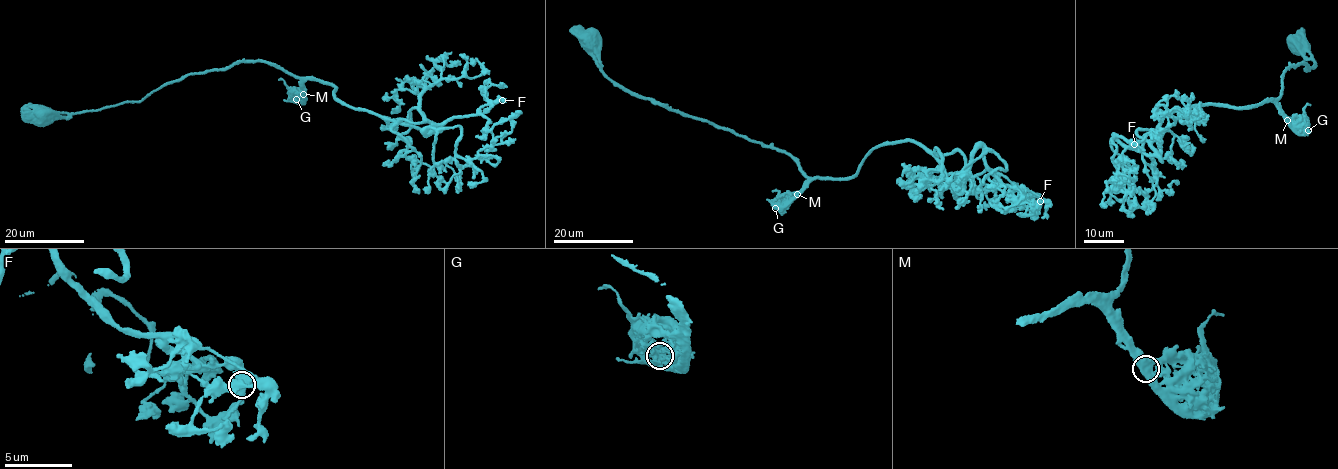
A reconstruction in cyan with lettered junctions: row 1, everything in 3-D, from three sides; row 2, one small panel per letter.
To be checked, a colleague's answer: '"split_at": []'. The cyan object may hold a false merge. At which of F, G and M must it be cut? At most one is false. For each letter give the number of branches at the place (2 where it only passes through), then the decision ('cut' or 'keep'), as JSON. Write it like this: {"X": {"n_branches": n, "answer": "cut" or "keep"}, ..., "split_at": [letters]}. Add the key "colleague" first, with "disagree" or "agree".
{"colleague": "agree", "F": {"n_branches": 3, "answer": "keep"}, "G": {"n_branches": 3, "answer": "keep"}, "M": {"n_branches": 3, "answer": "keep"}, "split_at": []}

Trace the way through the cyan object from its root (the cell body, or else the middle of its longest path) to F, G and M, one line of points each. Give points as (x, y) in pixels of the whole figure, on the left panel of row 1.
F: (48, 118), (139, 102), (241, 61), (440, 129), (426, 136), (502, 100)
G: (48, 118), (139, 102), (190, 73), (224, 70), (241, 61), (266, 62), (297, 76), (303, 90), (296, 100)
M: (48, 118), (139, 102), (190, 73), (224, 70), (241, 61), (266, 62), (297, 76), (303, 95)

